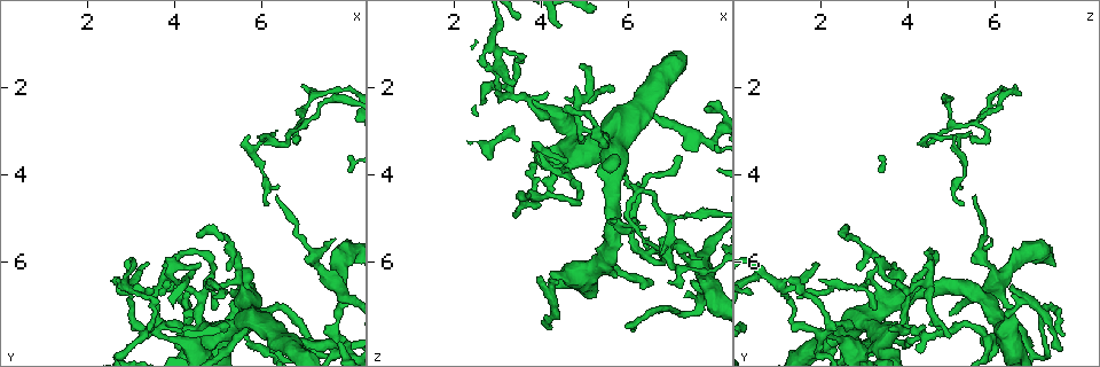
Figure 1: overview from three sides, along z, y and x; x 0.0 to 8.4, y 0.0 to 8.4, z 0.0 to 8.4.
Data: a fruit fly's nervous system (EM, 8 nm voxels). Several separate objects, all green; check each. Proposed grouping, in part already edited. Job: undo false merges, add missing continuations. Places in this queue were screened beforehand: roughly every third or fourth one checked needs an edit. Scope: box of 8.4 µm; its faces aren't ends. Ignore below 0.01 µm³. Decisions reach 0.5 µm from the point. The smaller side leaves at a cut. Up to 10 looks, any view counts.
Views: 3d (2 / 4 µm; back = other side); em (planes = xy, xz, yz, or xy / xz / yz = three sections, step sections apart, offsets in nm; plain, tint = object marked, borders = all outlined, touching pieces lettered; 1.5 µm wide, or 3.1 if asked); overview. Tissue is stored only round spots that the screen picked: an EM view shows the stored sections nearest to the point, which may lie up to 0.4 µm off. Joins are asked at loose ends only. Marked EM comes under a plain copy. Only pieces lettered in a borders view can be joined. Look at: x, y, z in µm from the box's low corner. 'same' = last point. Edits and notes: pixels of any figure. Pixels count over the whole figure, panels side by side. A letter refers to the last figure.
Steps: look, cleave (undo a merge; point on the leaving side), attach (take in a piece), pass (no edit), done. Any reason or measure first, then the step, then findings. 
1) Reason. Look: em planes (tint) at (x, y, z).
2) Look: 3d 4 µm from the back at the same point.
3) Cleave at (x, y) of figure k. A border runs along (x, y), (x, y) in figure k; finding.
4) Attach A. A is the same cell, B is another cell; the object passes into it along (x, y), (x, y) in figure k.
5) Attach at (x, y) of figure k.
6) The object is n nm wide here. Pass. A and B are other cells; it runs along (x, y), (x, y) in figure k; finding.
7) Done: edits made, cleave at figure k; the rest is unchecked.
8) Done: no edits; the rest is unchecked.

Tapers out. Look: 3d 2 µm at (7.65, 5.50, 5.95).

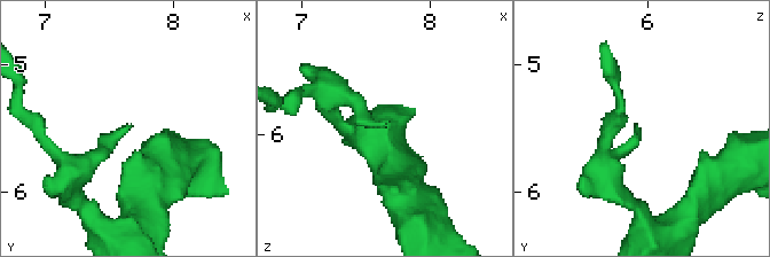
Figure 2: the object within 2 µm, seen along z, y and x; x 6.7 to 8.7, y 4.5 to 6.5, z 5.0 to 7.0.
Shape alone is not enough. Look: em xz step 8 (borders) at (7.64, 5.50, 5.94).

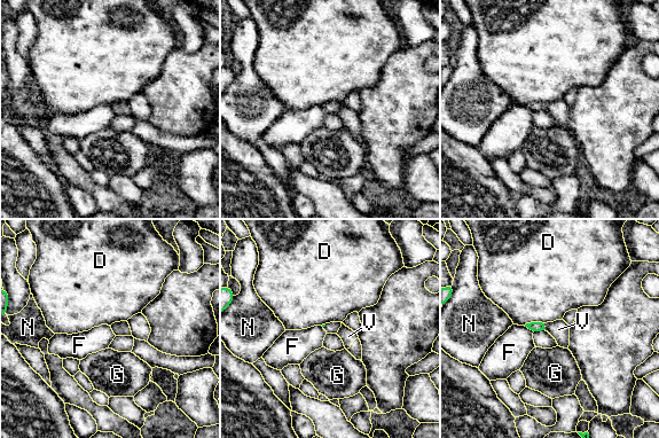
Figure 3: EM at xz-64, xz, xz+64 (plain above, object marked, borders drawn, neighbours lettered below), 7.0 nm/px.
Another direction. Look: em planes (borders) at the same point.

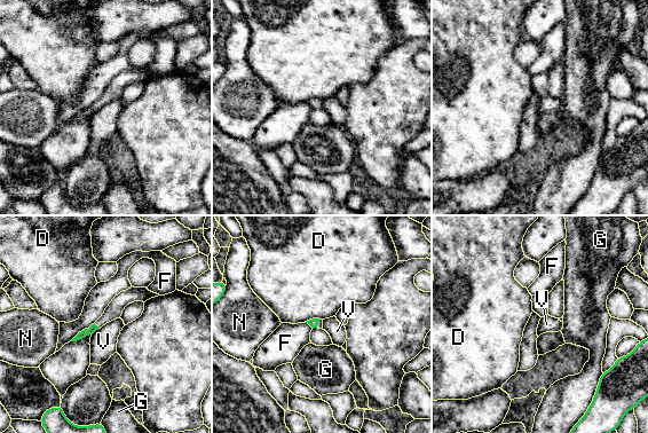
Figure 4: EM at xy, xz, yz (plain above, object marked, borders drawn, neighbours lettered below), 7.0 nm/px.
Pass. D, F, G, N and V are other cells; a border runs along (94, 322), (79, 331), (70, 340) in figure 4; none of them fits.

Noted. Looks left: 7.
An open end. Look: 3d 2 µm at (4.60, 5.40, 2.50).

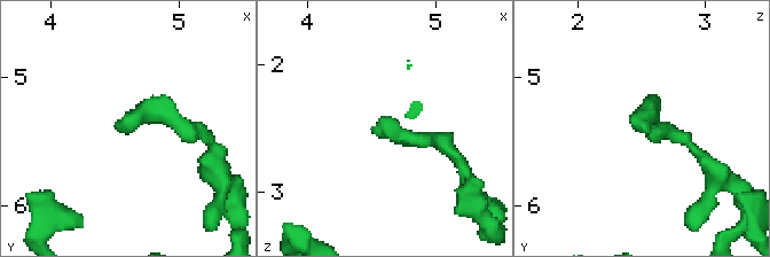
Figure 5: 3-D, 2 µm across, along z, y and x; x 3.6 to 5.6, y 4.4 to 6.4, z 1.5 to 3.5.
Need the tissue. Look: em planes (borders) at (4.54, 5.40, 2.58).

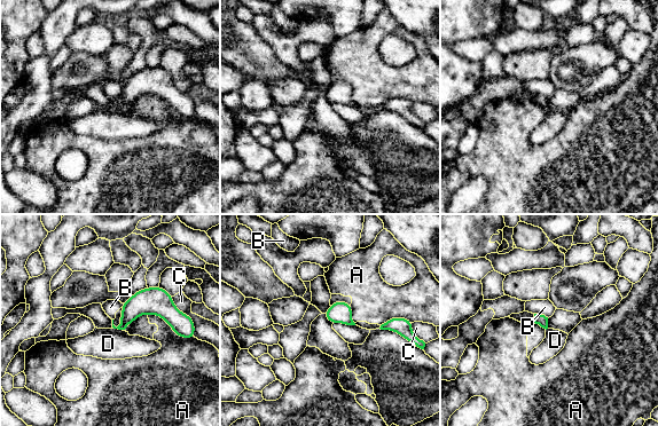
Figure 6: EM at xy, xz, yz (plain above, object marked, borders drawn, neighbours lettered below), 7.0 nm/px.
The object is 80 nm wide here. Pass. A, B, C and D are other cells; a border runs along (112, 326), (122, 330) in figure 6; none of them fits.

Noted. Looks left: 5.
Closes a loop. Look: em planes (borders) at (3.00, 6.55, 1.45).

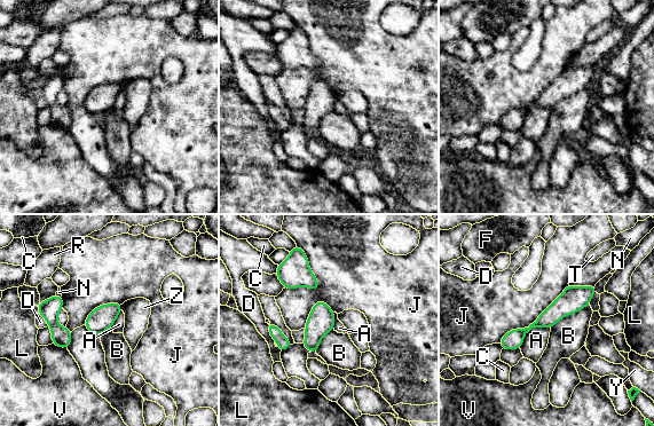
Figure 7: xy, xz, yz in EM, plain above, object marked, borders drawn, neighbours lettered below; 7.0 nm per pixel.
Pass. A, B, C, D, F, J, L, N, R, T, V, Y and Z are other cells; it runs along (593, 289), (574, 298), (504, 346) in figure 7; one neuron here.

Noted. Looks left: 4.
Three arms meet. Look: em planes (borders) at (7.85, 7.95, 3.25).

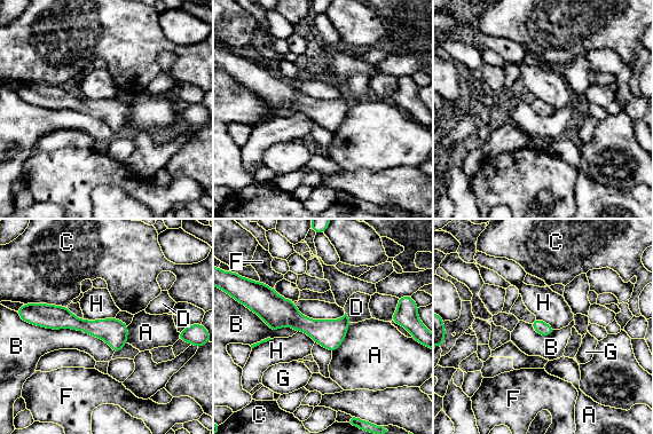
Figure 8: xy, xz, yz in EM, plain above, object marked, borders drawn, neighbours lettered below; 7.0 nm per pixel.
Pass. A, B, C, D, F, G and H are other cells; one neuron here.

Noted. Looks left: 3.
Done: no edits; the rest is unchecked.

